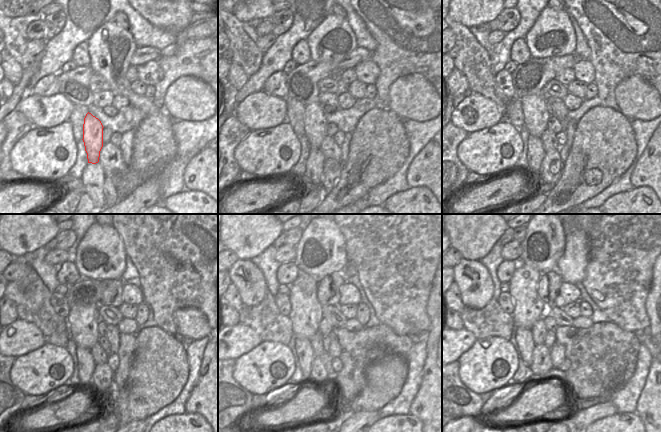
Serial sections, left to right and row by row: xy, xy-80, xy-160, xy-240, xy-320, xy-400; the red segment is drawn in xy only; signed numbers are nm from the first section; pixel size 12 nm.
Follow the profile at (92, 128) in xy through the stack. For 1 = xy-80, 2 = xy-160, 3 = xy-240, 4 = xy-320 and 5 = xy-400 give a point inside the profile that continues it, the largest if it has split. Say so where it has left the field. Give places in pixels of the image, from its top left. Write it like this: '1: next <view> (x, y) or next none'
1: next xy-80 (314, 120)
2: next xy-160 (536, 116)
3: next xy-240 (82, 319)
4: next xy-320 (306, 313)
5: next xy-400 (529, 308)

